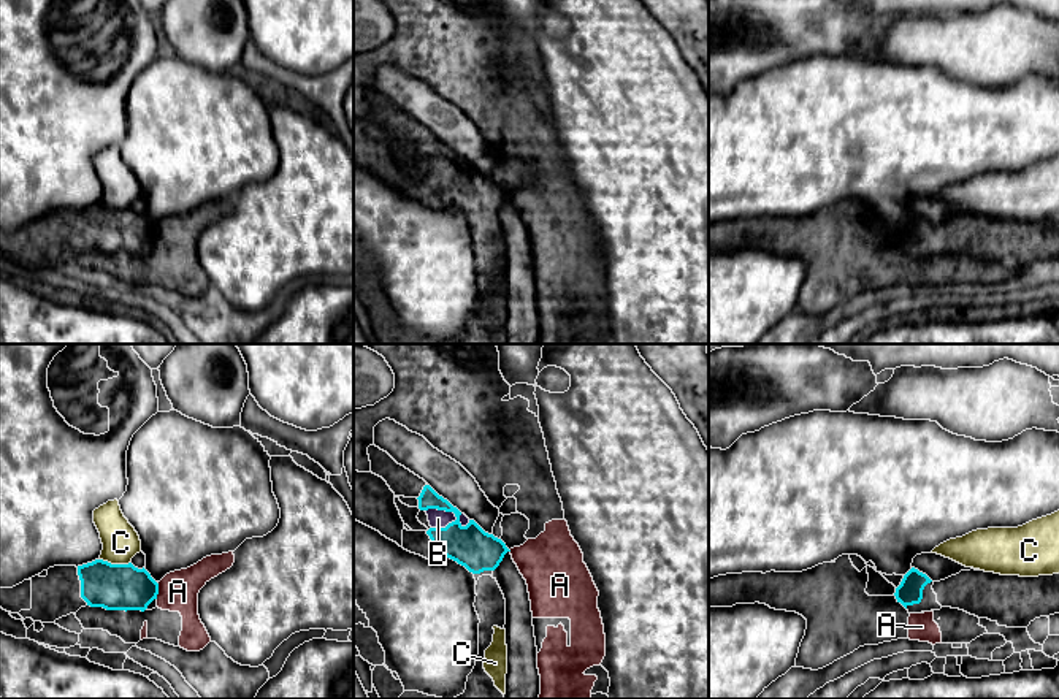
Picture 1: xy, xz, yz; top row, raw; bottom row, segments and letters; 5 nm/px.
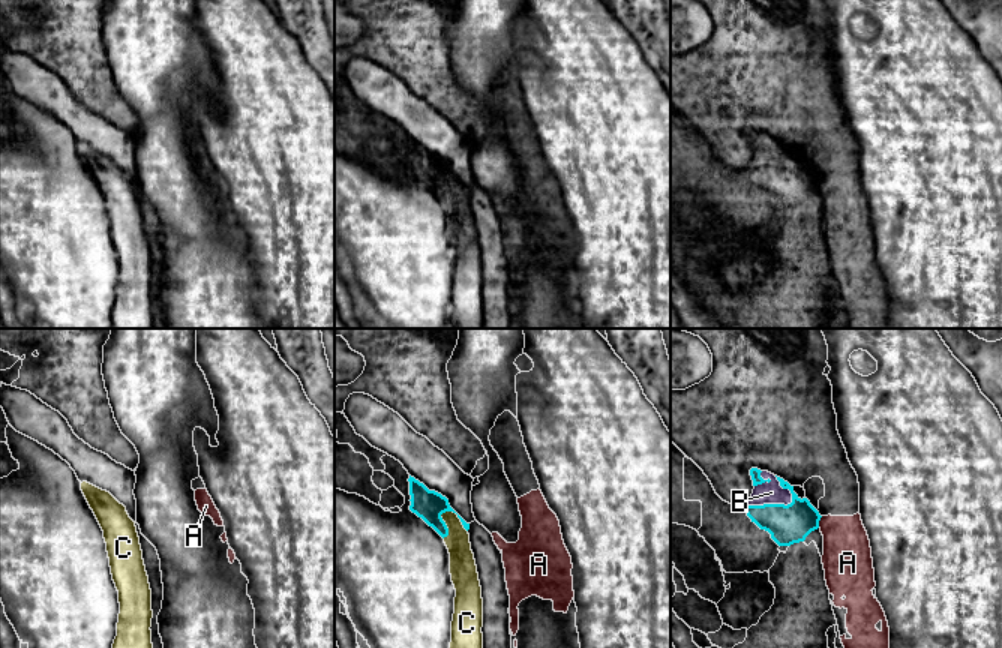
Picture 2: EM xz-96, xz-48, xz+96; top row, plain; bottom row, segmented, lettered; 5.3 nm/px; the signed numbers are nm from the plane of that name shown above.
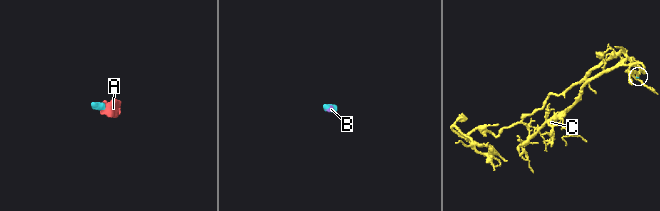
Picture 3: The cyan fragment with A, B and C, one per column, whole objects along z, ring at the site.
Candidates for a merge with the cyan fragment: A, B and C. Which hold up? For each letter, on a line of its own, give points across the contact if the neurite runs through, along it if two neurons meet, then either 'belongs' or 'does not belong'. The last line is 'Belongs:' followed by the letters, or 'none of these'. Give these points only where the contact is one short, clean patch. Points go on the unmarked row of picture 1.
A: does not belong
B: across xz (470, 190), (455, 176), (449, 156), (438, 164) | belongs
C: along xy (100, 203), (110, 208), (129, 208) | does not belong
Belongs: B

